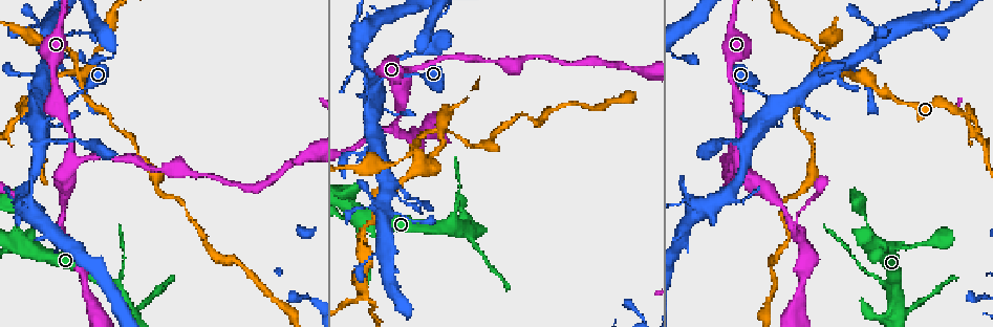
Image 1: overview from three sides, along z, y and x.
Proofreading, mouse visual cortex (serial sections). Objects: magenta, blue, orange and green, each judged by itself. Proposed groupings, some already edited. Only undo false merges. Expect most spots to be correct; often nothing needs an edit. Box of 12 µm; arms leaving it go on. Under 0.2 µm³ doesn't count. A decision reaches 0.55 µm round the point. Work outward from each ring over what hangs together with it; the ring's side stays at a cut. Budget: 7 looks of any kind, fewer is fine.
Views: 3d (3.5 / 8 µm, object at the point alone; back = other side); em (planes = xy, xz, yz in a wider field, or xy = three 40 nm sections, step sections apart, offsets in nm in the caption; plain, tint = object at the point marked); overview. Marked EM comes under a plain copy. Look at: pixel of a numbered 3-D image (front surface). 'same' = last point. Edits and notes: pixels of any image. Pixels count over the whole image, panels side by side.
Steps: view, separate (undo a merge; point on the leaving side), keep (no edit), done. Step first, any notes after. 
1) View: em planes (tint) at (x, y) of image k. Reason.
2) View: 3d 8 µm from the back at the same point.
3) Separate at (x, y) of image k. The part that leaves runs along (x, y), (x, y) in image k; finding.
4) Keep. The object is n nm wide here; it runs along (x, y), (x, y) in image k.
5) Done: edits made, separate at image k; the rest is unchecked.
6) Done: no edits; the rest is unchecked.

View: 3d 3.5 µm at (14, 239) of image 1. Four arms meet.

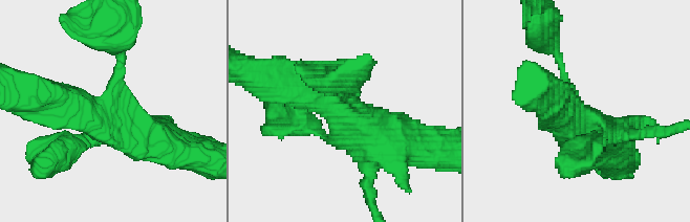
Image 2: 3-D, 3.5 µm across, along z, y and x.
View: em xy step 3 (tint) at (111, 113) of image 2.

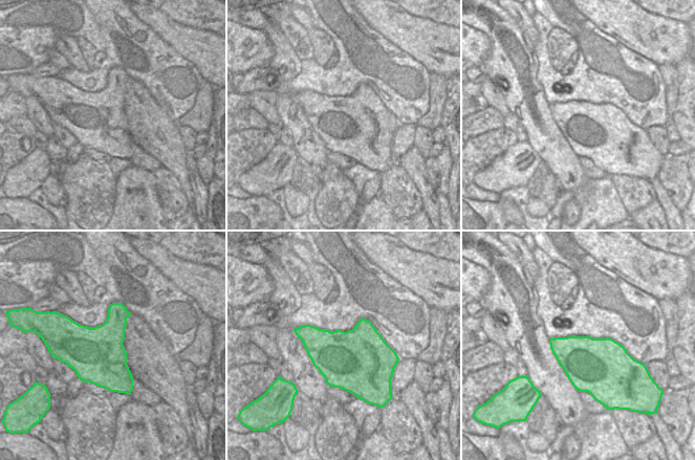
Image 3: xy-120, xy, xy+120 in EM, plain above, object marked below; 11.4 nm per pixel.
Keep. 4 arms meet here; it runs along (609, 139), (566, 102), (553, 49) in image 2; one cell here.

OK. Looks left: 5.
View: 3d 8 µm at (64, 230) of image 1. A fork.

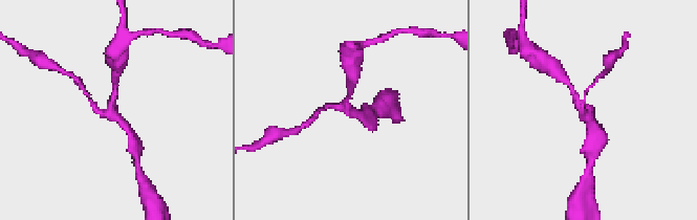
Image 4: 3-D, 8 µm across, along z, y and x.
View: em xy step 3 (tint) at (345, 106) of image 4.

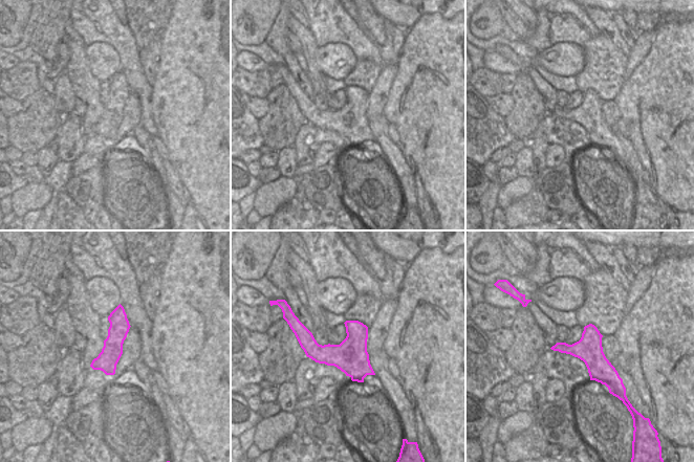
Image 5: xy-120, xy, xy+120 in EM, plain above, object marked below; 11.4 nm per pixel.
Keep. The arms are 150, 200, 200 nm wide; it runs along (120, 308), (108, 372) in image 5; continuous, no second cell.

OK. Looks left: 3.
View: 3d 8 µm at (40, 126) of image 1. Calibre changes.

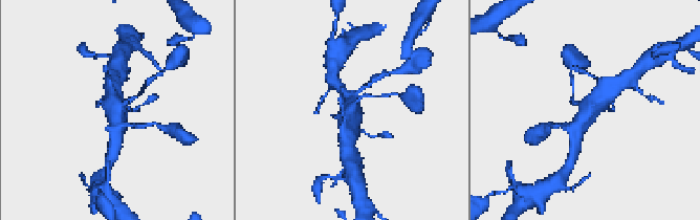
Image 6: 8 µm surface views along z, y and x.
View: 3d 3.5 µm at (116, 113) of image 6.

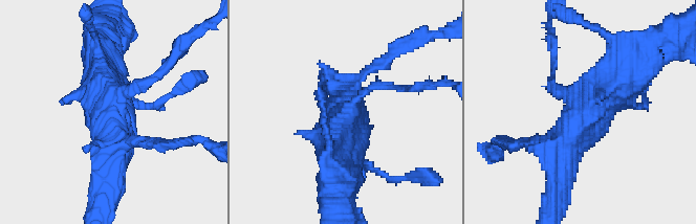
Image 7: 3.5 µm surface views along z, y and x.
View: em xy step 5 (tint) at (582, 114) of image 7. Need the tissue.

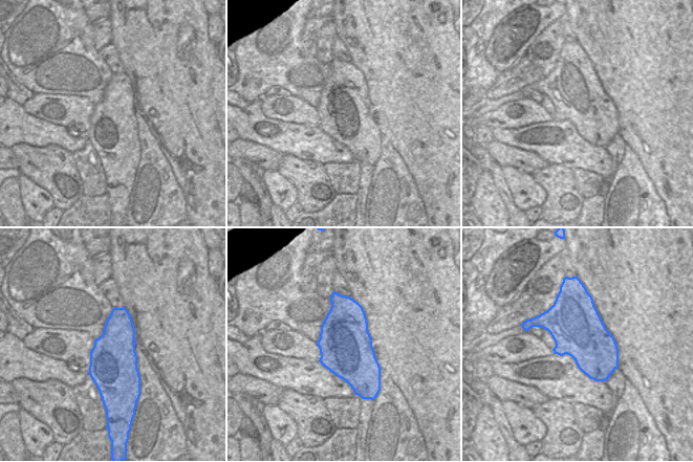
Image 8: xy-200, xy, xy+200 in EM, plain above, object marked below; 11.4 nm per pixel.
Keep. It runs along (391, 85), (371, 85), (349, 110), (336, 169) in image 7; one cell here.

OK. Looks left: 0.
Done: no edits; the rest is unchecked.

